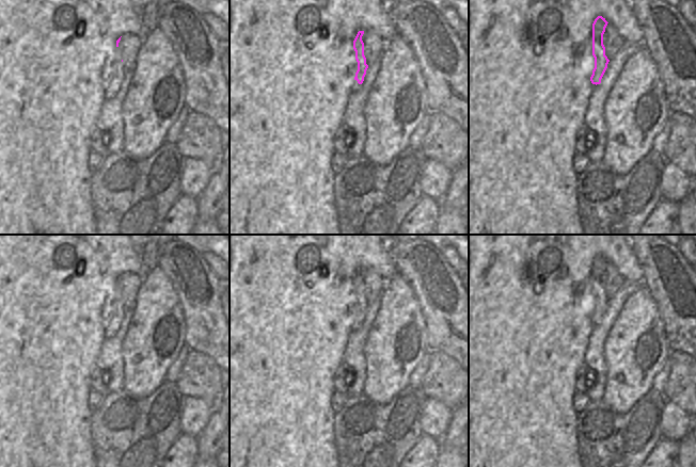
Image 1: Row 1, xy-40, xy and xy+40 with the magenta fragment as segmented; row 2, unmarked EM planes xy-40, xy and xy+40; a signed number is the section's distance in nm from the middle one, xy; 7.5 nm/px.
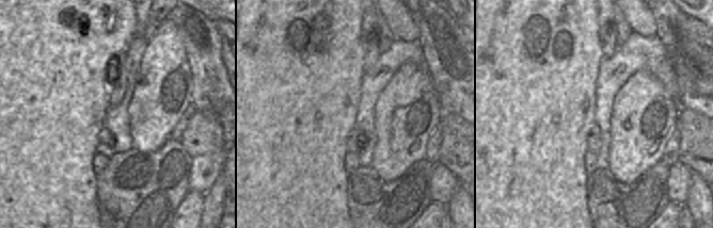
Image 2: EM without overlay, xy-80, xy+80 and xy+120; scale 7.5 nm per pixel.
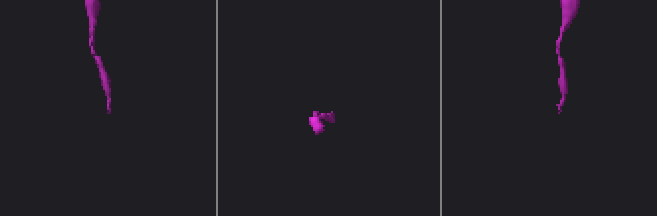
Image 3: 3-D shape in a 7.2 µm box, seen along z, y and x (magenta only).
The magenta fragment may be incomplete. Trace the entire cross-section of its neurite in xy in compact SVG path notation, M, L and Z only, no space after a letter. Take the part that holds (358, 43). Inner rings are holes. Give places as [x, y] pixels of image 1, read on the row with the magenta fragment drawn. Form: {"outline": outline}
{"outline": "M359 31L353 41L353 49L355 51L355 60L358 62L358 70L351 85L351 93L354 93L361 86L368 68L368 65L366 64L366 58L364 55L364 43L362 41L363 34L364 31Z"}

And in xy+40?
{"outline": "M598 16L592 23L592 55L595 58L595 68L590 81L596 85L601 83L601 79L610 62L605 55L605 47L603 45L603 34L607 23L602 16Z"}

